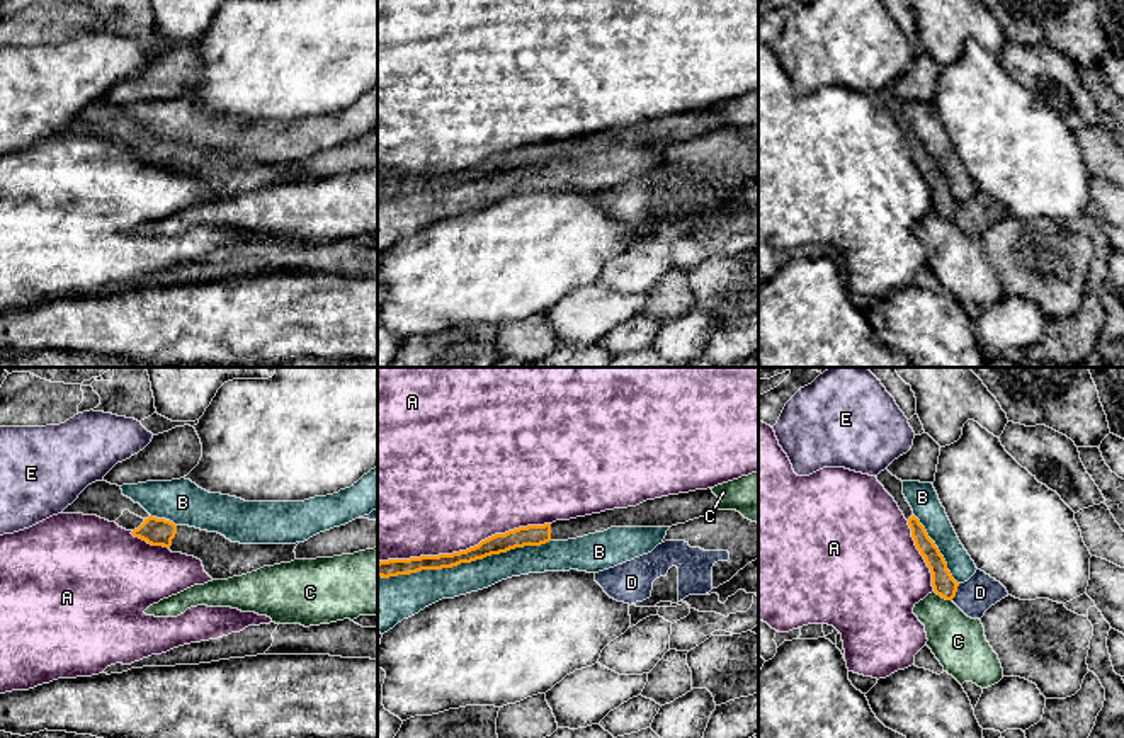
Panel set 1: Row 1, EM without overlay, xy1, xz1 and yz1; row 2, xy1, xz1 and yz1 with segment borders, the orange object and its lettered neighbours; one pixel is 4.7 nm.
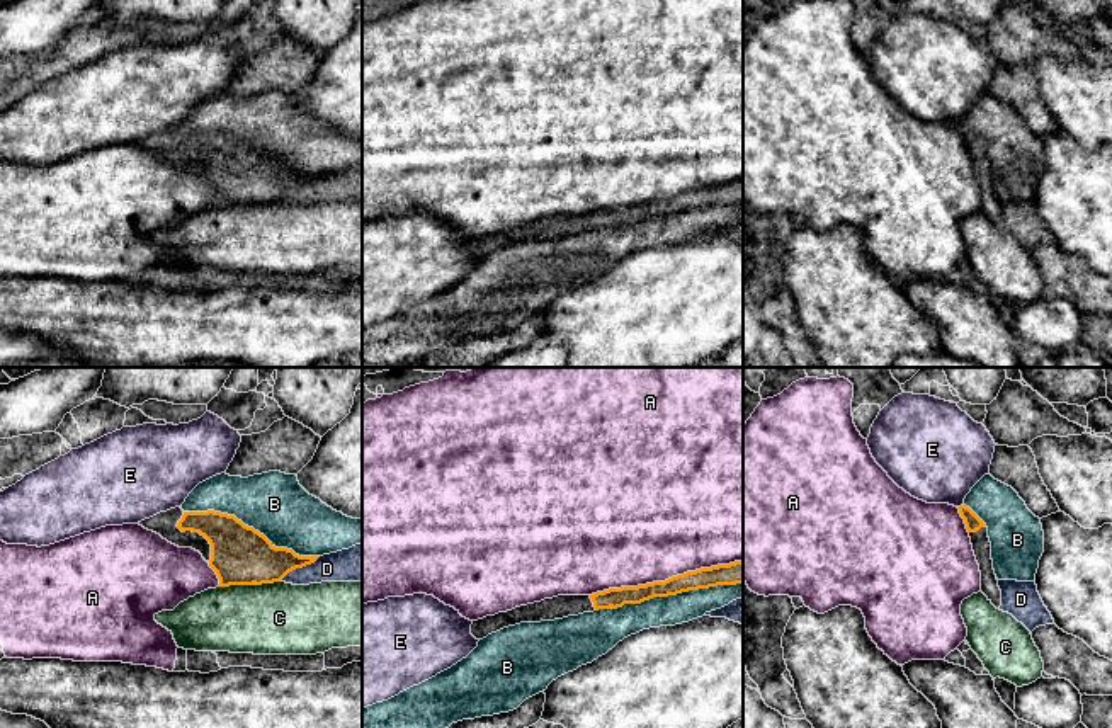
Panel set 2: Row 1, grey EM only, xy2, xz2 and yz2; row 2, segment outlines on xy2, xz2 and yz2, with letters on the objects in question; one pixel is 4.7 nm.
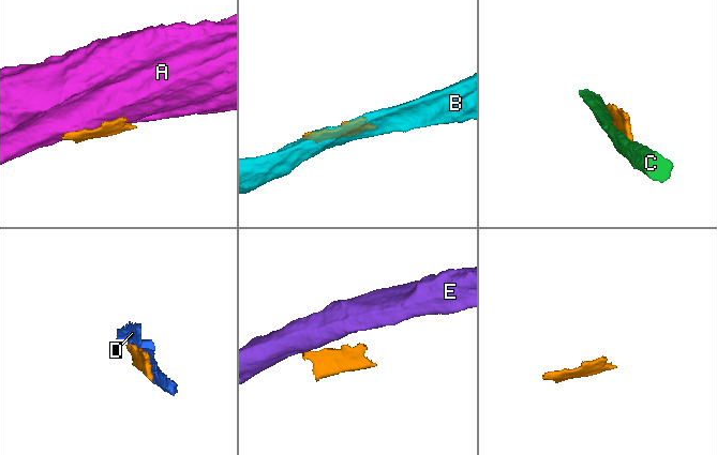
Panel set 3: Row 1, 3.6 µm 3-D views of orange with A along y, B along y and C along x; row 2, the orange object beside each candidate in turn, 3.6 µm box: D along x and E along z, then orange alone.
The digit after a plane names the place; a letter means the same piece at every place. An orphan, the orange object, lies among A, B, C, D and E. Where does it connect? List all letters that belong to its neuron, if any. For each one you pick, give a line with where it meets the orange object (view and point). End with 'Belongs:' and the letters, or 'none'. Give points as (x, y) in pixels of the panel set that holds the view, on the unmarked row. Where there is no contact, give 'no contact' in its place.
Belongs: none

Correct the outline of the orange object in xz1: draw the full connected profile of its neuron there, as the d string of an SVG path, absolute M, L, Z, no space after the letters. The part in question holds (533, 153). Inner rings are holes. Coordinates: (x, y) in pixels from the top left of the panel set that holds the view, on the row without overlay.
M707 107L646 119L636 126L605 129L544 145L519 146L505 153L495 153L474 167L452 173L379 180L378 196L389 197L422 189L452 187L461 182L471 182L491 173L507 172L515 167L576 158L604 151L610 146L672 146L712 133L718 119L719 117L712 109Z

